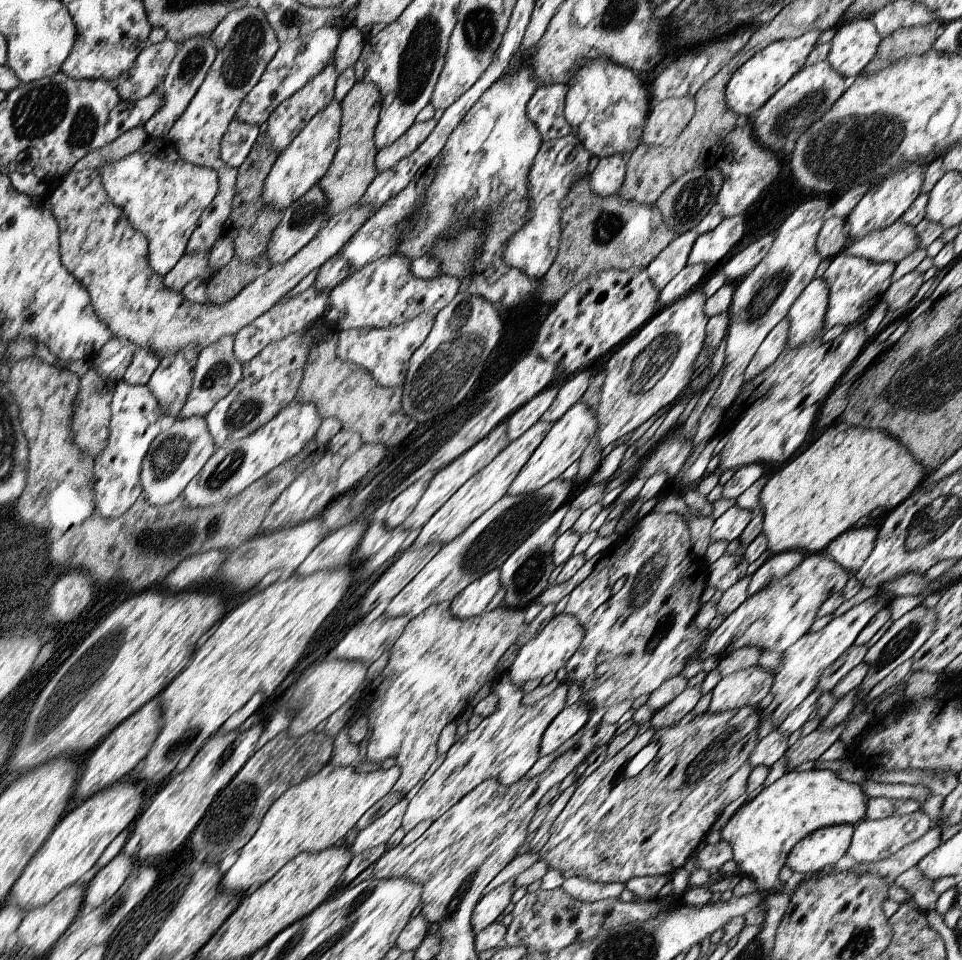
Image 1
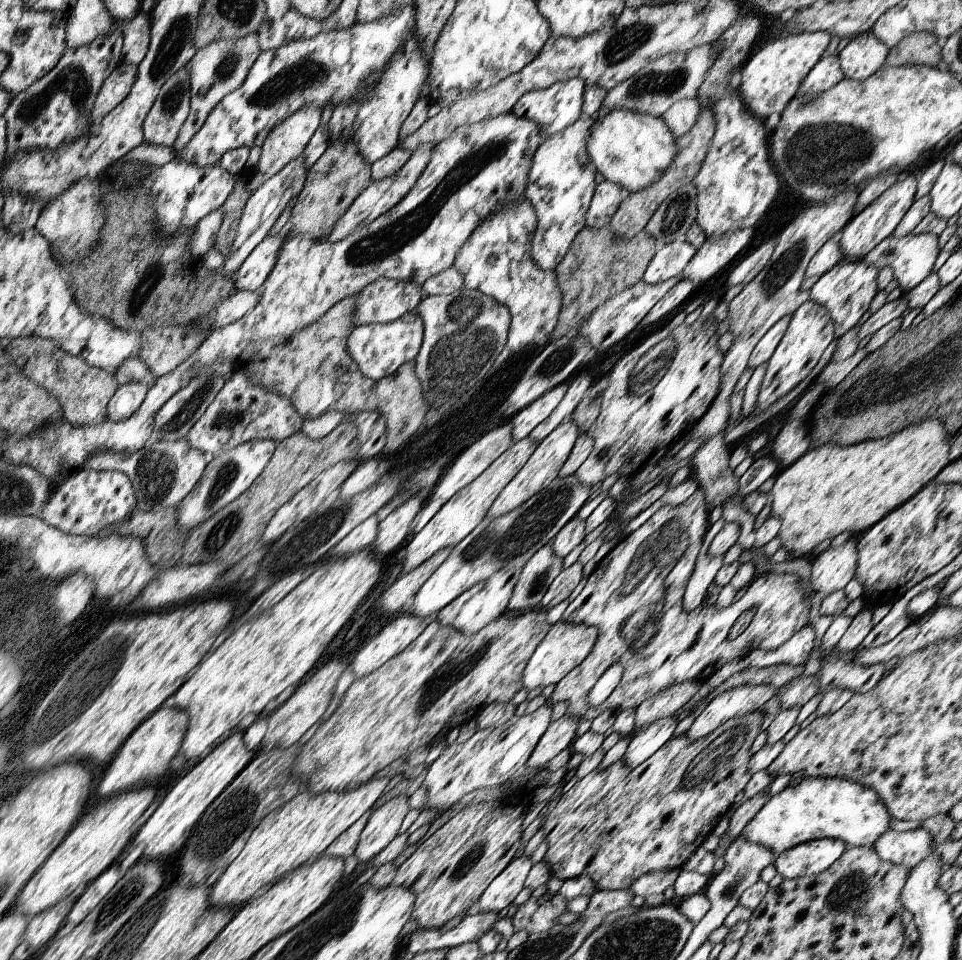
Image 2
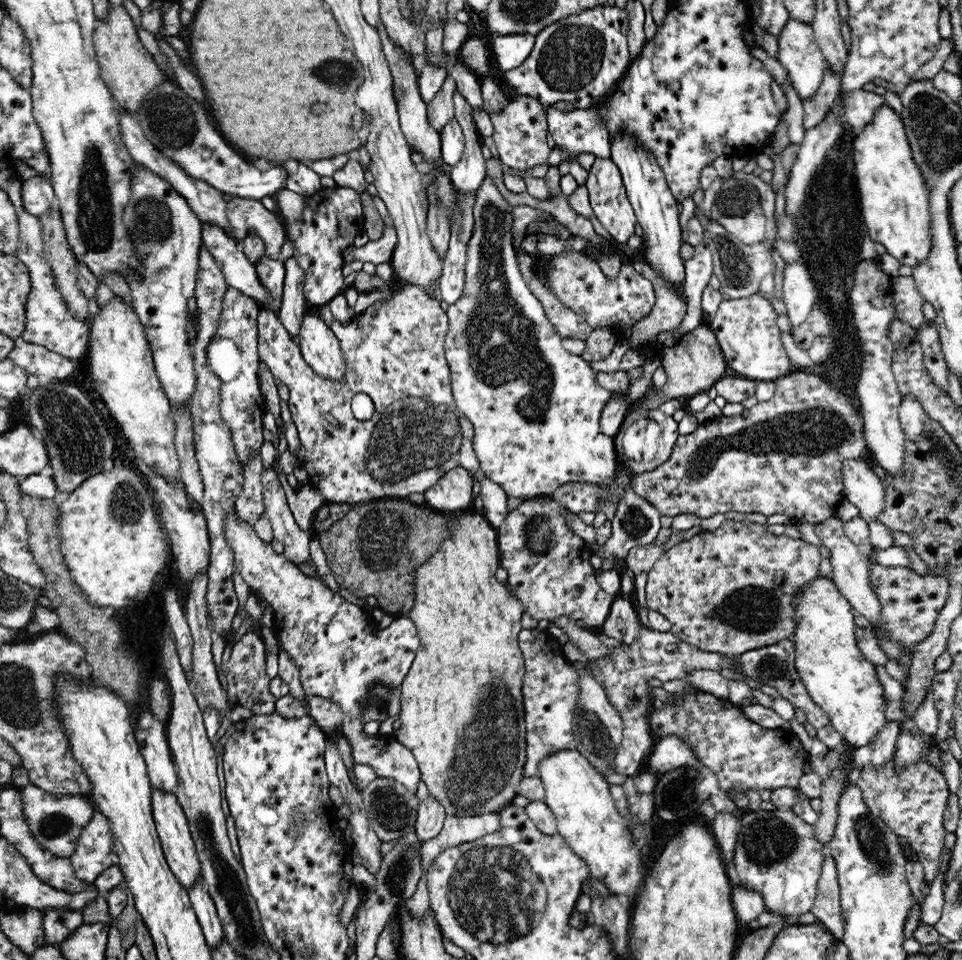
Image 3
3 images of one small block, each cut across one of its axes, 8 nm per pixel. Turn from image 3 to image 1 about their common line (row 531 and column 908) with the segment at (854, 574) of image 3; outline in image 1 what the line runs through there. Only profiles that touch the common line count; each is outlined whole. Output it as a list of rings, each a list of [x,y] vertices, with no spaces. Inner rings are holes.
[[[917,808],[907,816],[889,816],[889,818],[883,818],[883,820],[867,820],[867,818],[863,818],[855,826],[851,846],[845,852],[845,856],[835,864],[835,870],[849,870],[849,868],[853,868],[857,864],[881,862],[881,860],[893,856],[895,852],[899,852],[903,846],[917,842],[931,826],[933,826],[933,820],[929,820],[927,814],[919,812]]]

